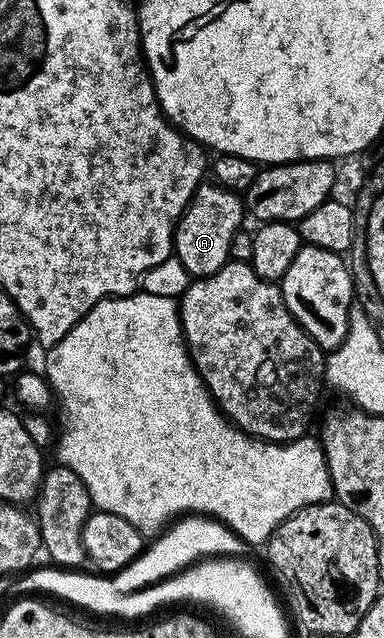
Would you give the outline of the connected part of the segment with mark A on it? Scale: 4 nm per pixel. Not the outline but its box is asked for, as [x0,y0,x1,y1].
[173,181,245,277]

